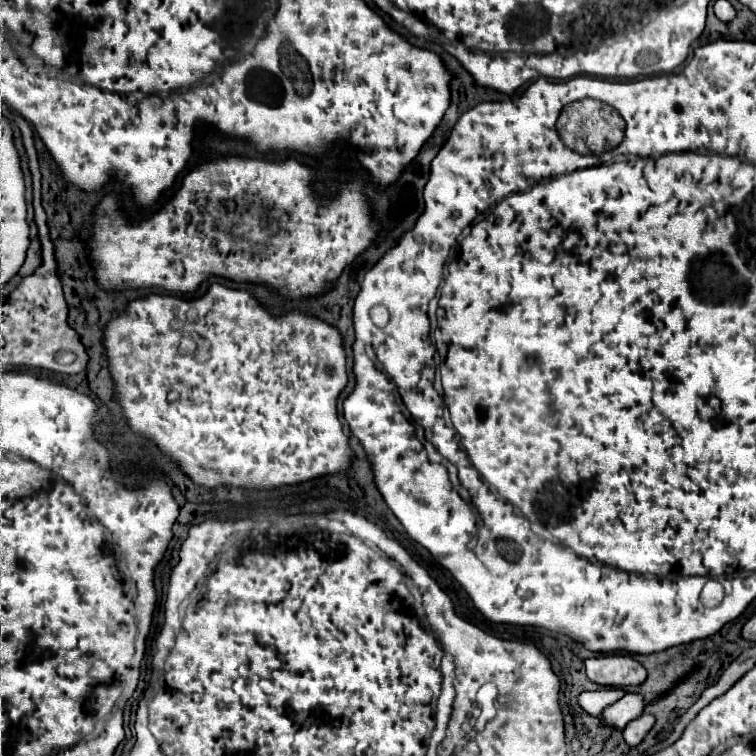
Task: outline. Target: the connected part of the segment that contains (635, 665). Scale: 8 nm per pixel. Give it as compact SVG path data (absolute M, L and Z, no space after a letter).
M621 654L589 658L585 660L585 668L587 668L587 678L591 682L613 688L639 686L647 676L645 668L637 660Z

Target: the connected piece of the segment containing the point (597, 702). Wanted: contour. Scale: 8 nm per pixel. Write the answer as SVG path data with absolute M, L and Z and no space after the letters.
M597 690L597 692L581 692L579 694L579 706L589 716L599 716L603 708L617 702L625 692L621 690Z

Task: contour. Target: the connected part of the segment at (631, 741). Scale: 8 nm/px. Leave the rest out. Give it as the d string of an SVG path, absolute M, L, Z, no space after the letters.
M641 714L637 720L631 720L625 728L623 728L623 738L629 746L637 746L645 734L651 730L655 718L651 714Z

